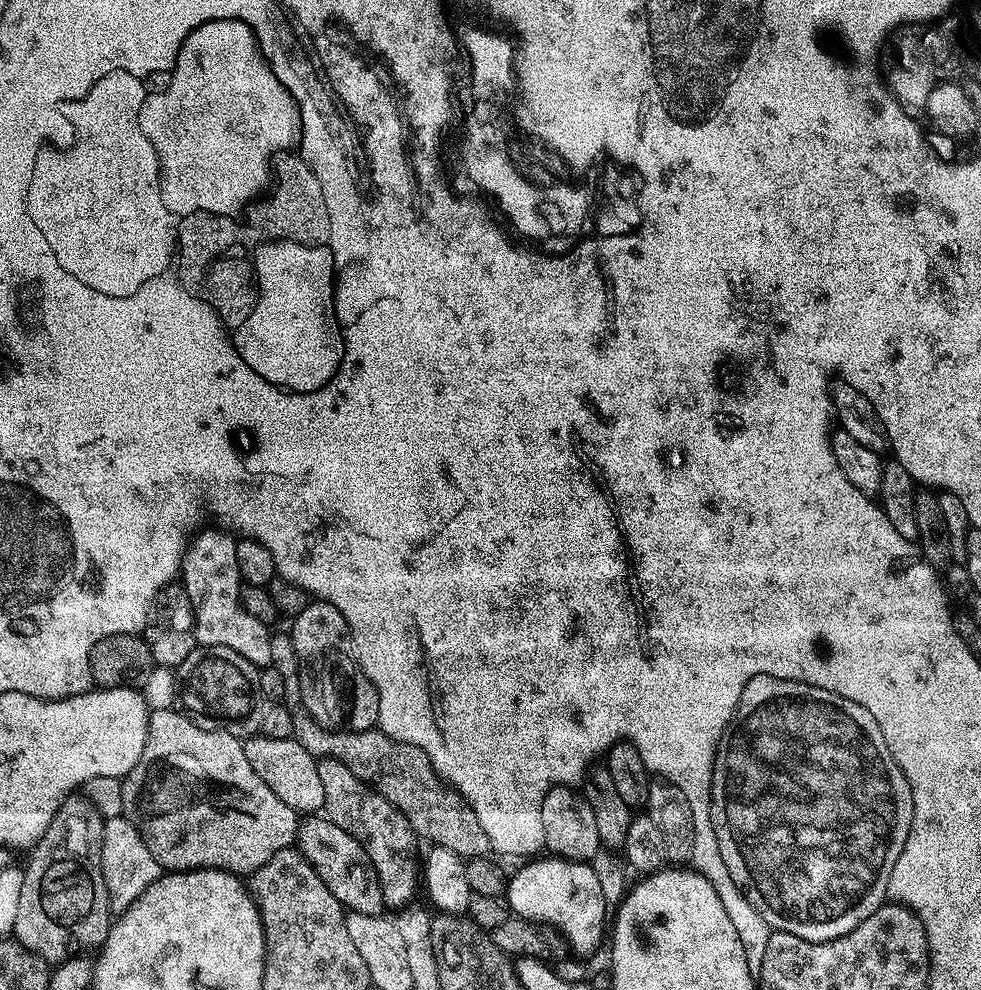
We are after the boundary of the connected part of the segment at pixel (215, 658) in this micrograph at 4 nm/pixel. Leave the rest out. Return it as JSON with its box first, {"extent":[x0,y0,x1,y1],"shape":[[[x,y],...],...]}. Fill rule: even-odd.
{"extent":[178,642,266,736],"shape":[[[217,642],[209,648],[197,646],[178,672],[178,700],[183,711],[202,730],[218,730],[231,736],[257,735],[266,704],[258,698],[260,669],[229,644]]]}

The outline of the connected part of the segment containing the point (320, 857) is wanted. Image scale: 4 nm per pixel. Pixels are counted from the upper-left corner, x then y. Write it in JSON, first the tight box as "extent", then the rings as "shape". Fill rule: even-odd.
{"extent":[298,814,385,916],"shape":[[[320,814],[309,815],[299,821],[298,847],[318,878],[326,882],[326,890],[330,890],[330,894],[334,894],[334,898],[338,898],[348,912],[379,916],[385,911],[382,886],[366,850],[362,850],[360,843],[350,838],[342,826],[334,826],[334,822]]]}

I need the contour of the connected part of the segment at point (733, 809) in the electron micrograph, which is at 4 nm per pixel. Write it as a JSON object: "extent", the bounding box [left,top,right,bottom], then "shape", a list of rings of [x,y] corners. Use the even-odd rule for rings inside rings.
{"extent":[712,673,913,942],"shape":[[[773,673],[754,674],[745,683],[732,721],[716,747],[712,775],[712,825],[714,834],[718,834],[718,850],[722,850],[730,878],[734,878],[736,885],[744,891],[744,899],[750,901],[762,918],[766,918],[773,930],[794,934],[810,942],[826,942],[854,930],[858,922],[870,918],[870,914],[885,903],[890,870],[894,870],[894,862],[898,862],[898,854],[902,854],[902,846],[906,846],[913,814],[910,782],[906,782],[906,774],[898,762],[894,762],[890,746],[886,746],[886,738],[882,738],[882,730],[878,730],[878,722],[874,722],[874,714],[870,714],[870,710],[858,706],[858,702],[850,702],[850,698],[842,698],[842,694],[834,694],[834,690],[810,686],[810,682],[795,678],[777,678]]]}

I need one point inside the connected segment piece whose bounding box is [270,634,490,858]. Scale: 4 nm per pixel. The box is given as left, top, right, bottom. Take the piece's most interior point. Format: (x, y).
(403, 775)

